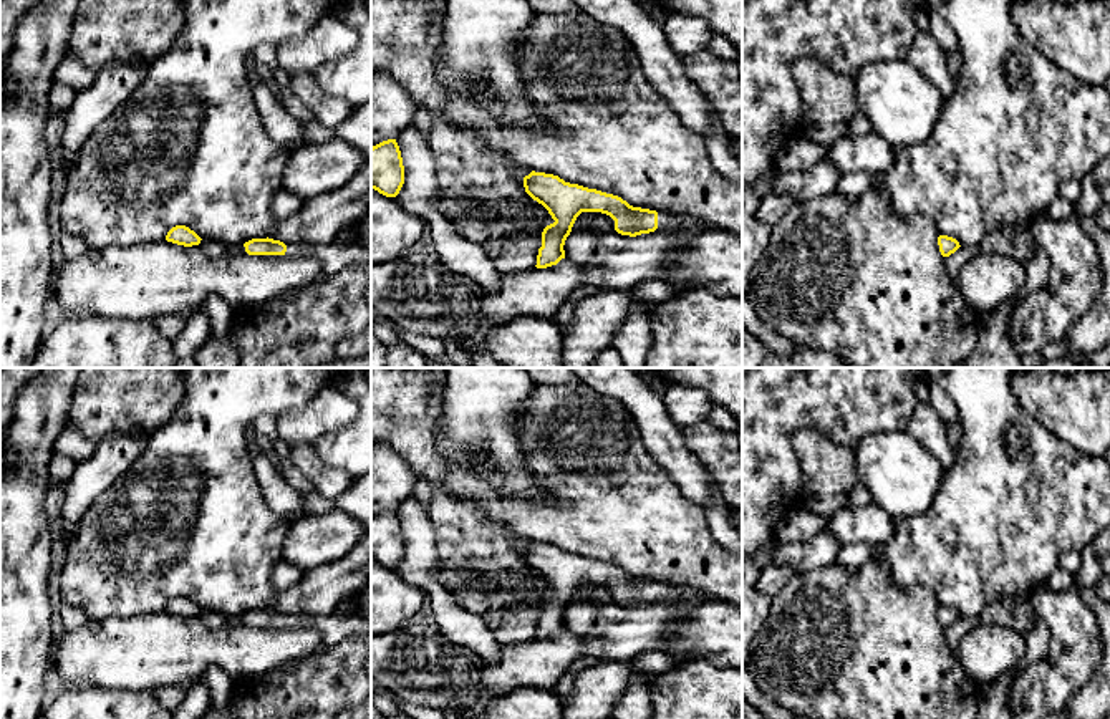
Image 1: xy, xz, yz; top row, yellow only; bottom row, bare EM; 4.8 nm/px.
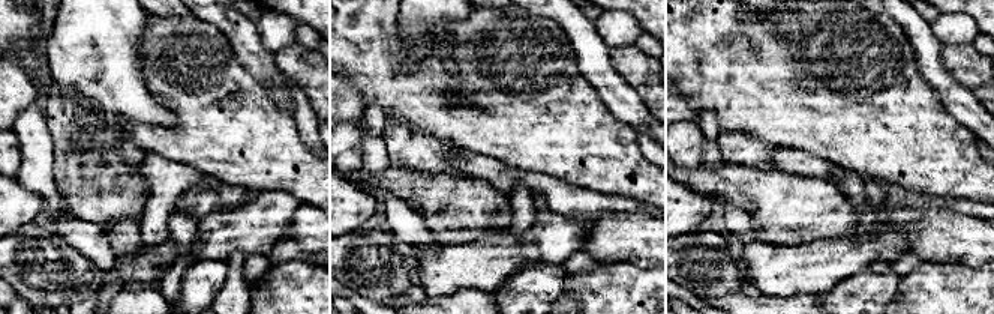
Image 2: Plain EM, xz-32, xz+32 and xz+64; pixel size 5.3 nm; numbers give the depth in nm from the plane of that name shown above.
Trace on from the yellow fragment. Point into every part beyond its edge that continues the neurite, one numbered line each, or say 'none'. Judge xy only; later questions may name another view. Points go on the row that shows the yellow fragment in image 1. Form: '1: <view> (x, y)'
1: xy (335, 257)

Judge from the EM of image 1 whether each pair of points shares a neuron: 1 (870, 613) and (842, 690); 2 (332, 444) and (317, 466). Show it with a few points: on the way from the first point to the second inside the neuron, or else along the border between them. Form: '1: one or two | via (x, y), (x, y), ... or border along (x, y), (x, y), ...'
1: one | via (857, 632), (855, 641), (844, 653), (842, 671)
2: two | border along (312, 448), (322, 461), (345, 469), (353, 477)

